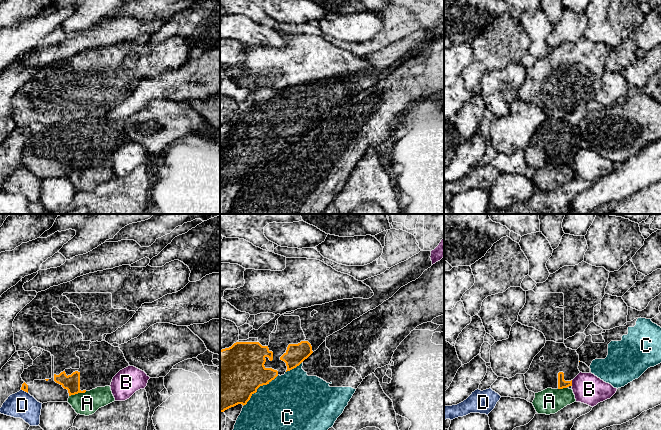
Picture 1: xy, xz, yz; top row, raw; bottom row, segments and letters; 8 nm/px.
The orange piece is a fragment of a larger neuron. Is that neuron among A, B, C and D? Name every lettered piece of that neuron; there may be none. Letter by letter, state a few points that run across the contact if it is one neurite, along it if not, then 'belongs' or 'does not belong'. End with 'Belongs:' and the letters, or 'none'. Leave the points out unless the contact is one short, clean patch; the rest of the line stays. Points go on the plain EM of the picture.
A: does not belong
B: yz (571, 156), (572, 161) | does not belong
C: does not belong
D: does not belong
Belongs: none

